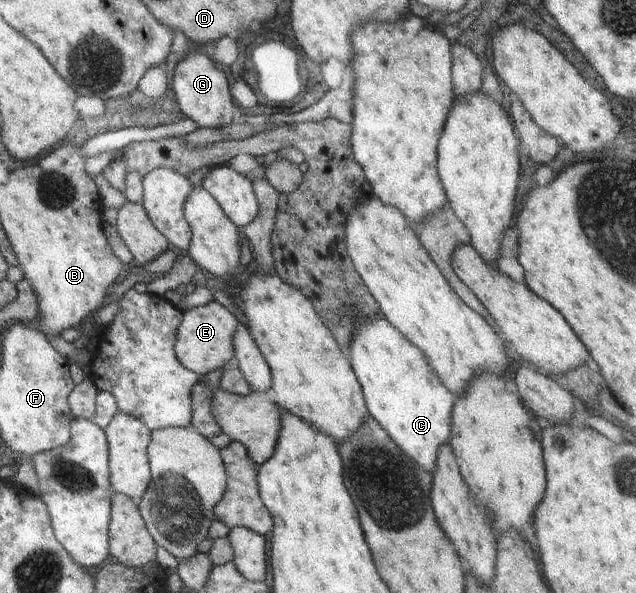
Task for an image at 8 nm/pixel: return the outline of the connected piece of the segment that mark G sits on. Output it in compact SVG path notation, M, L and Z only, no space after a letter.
M205 54L185 56L175 68L172 87L181 112L199 128L225 128L233 122L235 112L227 78Z

